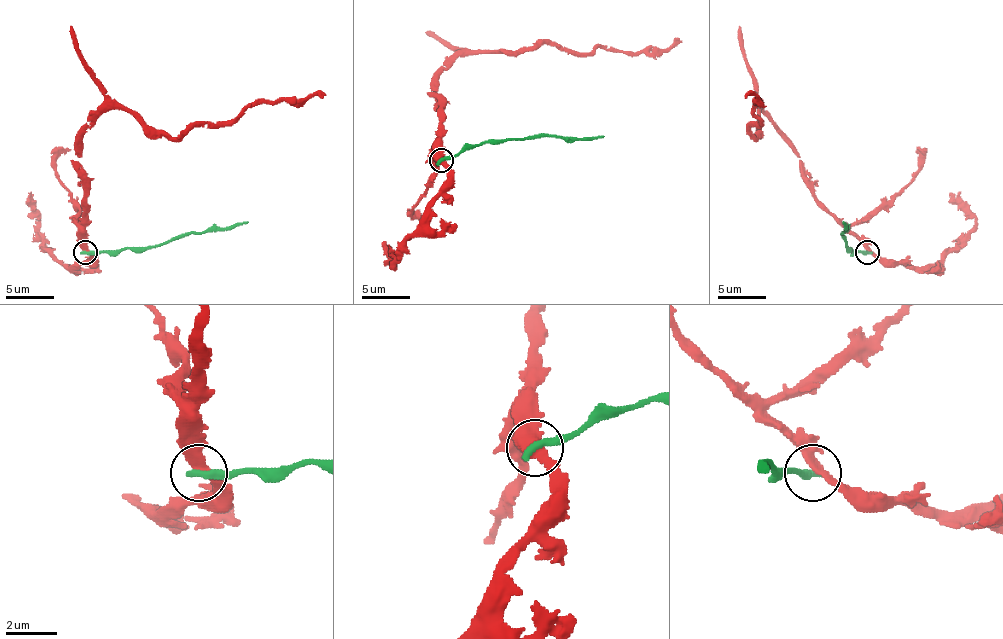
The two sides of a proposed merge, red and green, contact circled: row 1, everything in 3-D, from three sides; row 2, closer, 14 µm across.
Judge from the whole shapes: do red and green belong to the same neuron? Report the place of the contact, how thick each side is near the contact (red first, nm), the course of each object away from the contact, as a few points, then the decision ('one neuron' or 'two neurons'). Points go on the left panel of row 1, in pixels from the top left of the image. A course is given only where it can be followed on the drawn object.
(85, 252) | 340/360 nm | red via (87, 251), (77, 140), (104, 111), (128, 109), (147, 126), (181, 138), (278, 99), (326, 94) | green via (84, 251), (147, 249), (249, 222) | two neurons

